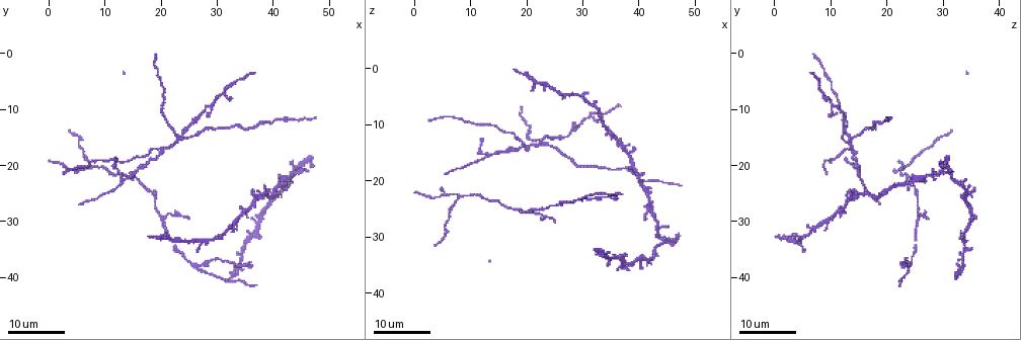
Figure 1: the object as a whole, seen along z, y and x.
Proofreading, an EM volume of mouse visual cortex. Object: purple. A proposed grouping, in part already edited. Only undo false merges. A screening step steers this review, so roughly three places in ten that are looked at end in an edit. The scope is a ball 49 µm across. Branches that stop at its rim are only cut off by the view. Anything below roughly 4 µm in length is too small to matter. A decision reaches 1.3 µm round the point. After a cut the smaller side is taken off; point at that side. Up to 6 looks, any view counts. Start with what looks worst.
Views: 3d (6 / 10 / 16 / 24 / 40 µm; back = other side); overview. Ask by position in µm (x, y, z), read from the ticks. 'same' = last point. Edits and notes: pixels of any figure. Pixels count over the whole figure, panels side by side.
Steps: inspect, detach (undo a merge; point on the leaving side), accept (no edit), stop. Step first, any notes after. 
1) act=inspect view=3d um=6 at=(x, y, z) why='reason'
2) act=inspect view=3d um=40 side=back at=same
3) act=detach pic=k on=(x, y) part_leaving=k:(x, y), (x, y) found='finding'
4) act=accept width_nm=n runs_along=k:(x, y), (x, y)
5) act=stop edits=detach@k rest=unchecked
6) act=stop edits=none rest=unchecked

act=inspect view=3d um=16 at=(8.0, 20.0, 23.0) why='three-way junction'

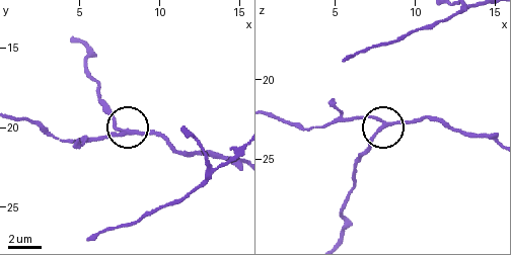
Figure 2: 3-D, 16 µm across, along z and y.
act=inspect view=3d um=6 at=same

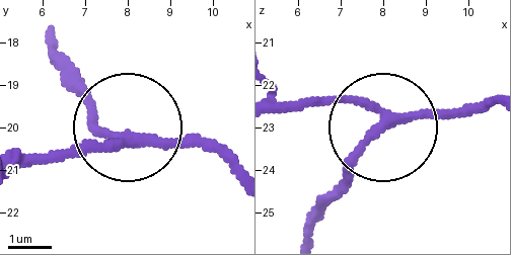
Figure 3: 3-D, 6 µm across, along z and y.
act=inspect view=3d um=6 side=back at=same

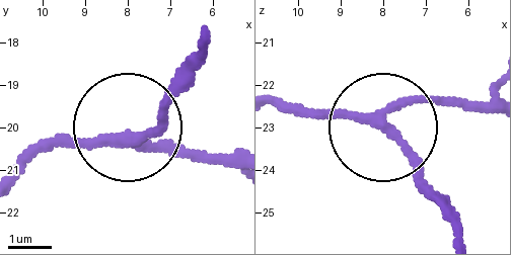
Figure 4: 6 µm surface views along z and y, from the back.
act=accept width_nm=230 found='continuous, no second cell'

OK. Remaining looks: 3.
act=inspect view=3d um=16 at=(26.5, 38.5, 24.0) why='branch point'

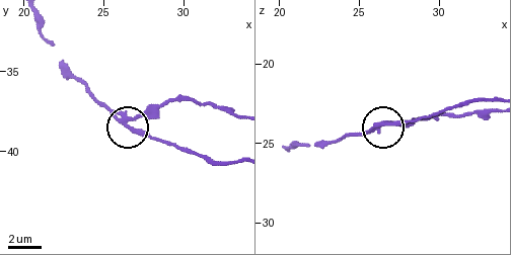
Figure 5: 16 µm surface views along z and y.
act=inspect view=3d um=6 at=same

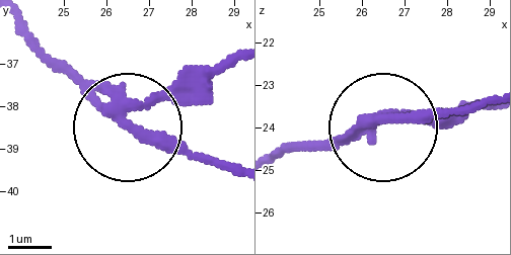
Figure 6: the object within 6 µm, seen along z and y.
act=inspect view=3d um=6 side=back at=same why='other side'

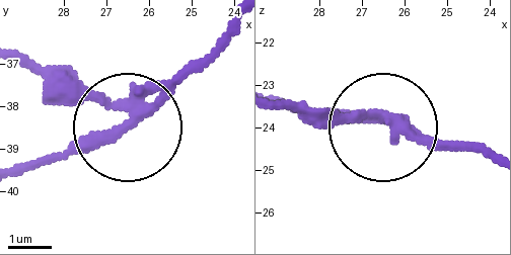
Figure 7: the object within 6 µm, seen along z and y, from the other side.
act=detach pic=7 on=(81, 93) part_leaving=7:(140, 106), (57, 92), (24, 67) found='two cells meet here'

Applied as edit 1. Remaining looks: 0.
act=stop edits=detach@7 rest=unchecked

